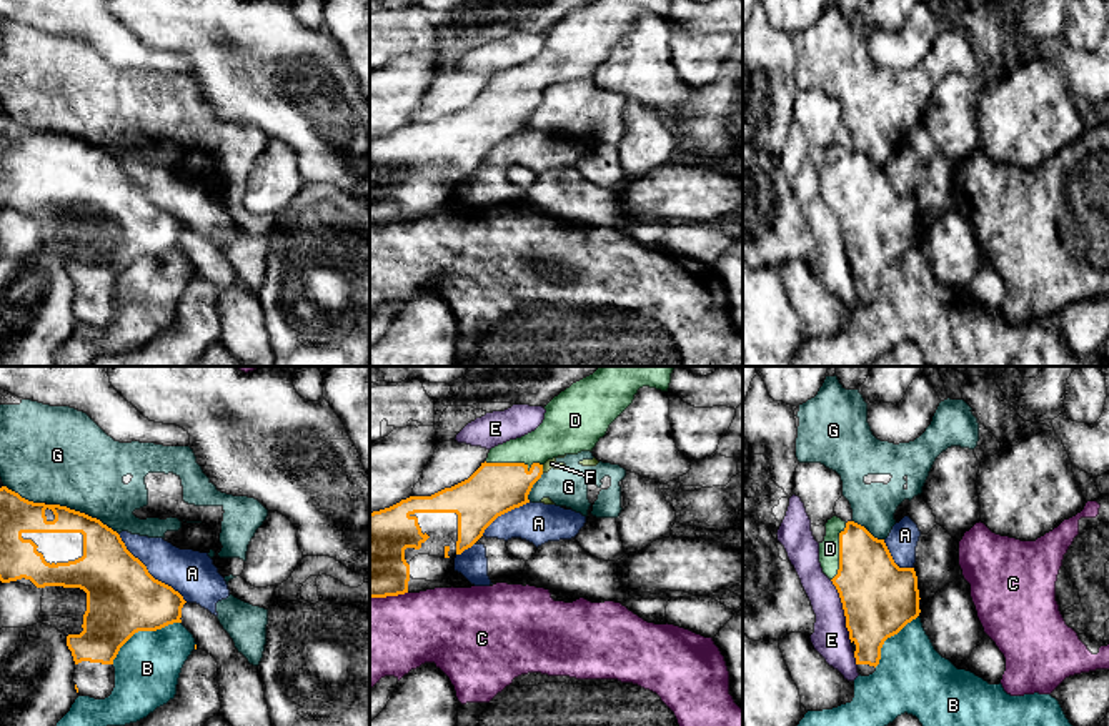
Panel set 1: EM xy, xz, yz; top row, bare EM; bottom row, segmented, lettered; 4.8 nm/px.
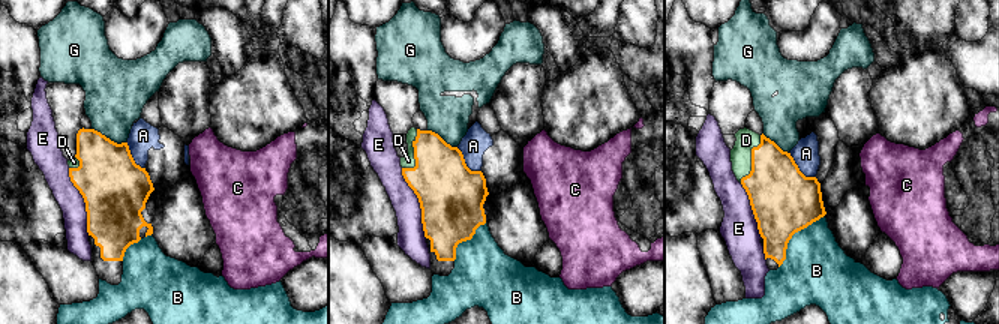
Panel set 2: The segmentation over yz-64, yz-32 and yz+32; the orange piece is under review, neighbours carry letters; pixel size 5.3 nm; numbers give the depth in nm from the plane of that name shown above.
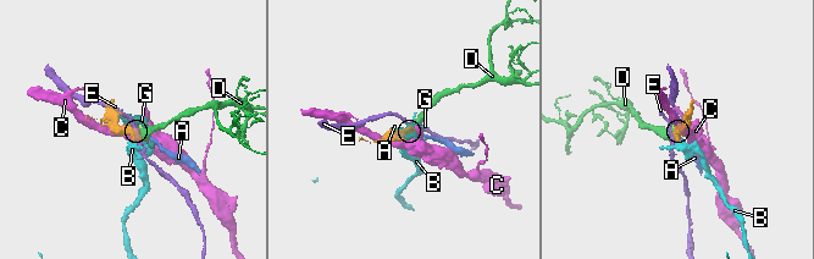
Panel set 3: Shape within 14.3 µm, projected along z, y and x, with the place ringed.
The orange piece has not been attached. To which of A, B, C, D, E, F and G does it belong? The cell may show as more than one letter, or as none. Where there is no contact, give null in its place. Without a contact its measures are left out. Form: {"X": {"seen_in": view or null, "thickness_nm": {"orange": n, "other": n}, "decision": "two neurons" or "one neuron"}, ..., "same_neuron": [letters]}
{"A": {"seen_in": "xy", "thickness_nm": {"orange": 360, "other": 220}, "decision": "two neurons"}, "B": {"seen_in": "xy", "thickness_nm": {"orange": 360, "other": 320}, "decision": "two neurons"}, "C": {"seen_in": "xz", "thickness_nm": {"orange": 340, "other": 400}, "decision": "two neurons"}, "D": {"seen_in": "xz", "thickness_nm": {"orange": 260, "other": 190}, "decision": "one neuron"}, "E": {"seen_in": "yz", "thickness_nm": {"orange": 360, "other": 180}, "decision": "two neurons"}, "F": {"seen_in": "xz", "thickness_nm": {"orange": 260, "other": 50}, "decision": "two neurons"}, "G": {"seen_in": "xy", "thickness_nm": {"orange": 220, "other": 420}, "decision": "two neurons"}, "same_neuron": ["D"]}

